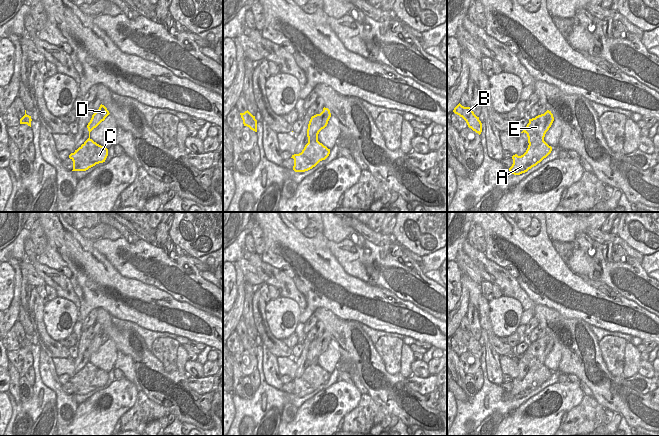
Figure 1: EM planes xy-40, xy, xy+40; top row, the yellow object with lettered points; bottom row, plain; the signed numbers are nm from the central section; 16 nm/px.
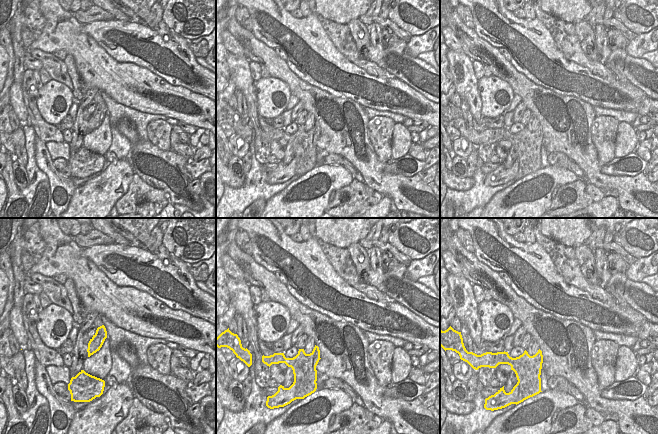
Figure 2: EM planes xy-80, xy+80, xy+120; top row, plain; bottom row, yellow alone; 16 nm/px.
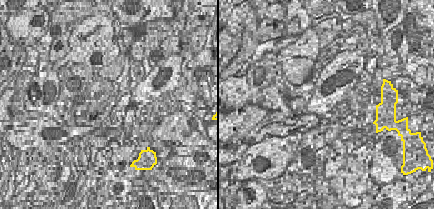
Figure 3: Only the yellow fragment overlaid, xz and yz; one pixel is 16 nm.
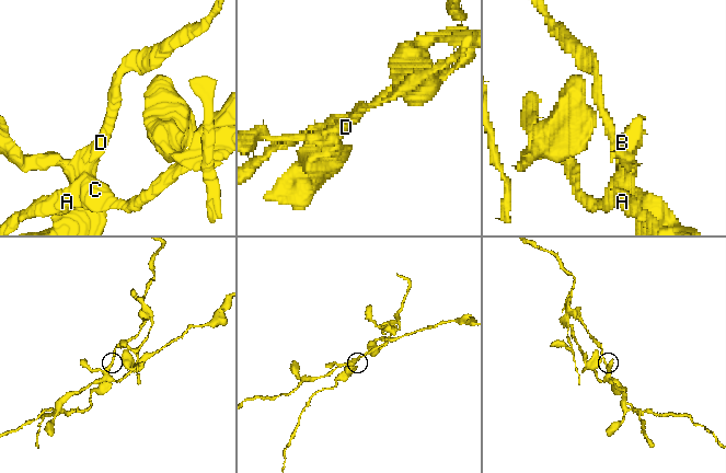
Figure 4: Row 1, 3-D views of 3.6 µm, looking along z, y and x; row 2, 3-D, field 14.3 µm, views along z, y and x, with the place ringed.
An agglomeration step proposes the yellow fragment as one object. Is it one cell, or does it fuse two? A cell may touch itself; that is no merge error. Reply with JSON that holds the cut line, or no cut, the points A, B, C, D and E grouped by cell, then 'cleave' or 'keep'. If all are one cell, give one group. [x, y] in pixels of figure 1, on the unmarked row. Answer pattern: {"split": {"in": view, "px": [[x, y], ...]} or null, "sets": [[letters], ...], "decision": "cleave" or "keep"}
{"split": {"in": "xy+40", "px": [[544, 365], [532, 369], [526, 375]]}, "sets": [["A", "C"], ["B", "D", "E"]], "decision": "cleave"}

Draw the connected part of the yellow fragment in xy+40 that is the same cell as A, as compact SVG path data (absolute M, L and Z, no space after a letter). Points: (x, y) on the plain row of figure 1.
M543 366L540 369L531 370L531 372L521 380L518 380L517 378L513 379L513 388L509 392L510 397L520 399L527 396L546 382L551 375L552 371L546 366Z

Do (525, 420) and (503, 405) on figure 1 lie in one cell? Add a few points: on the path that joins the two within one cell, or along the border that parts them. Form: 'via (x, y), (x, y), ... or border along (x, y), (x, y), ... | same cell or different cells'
border along (535, 395), (528, 398), (516, 409) | different cells

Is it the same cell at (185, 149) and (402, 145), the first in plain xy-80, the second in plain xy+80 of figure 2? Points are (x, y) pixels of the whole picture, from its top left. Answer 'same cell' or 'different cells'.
different cells

